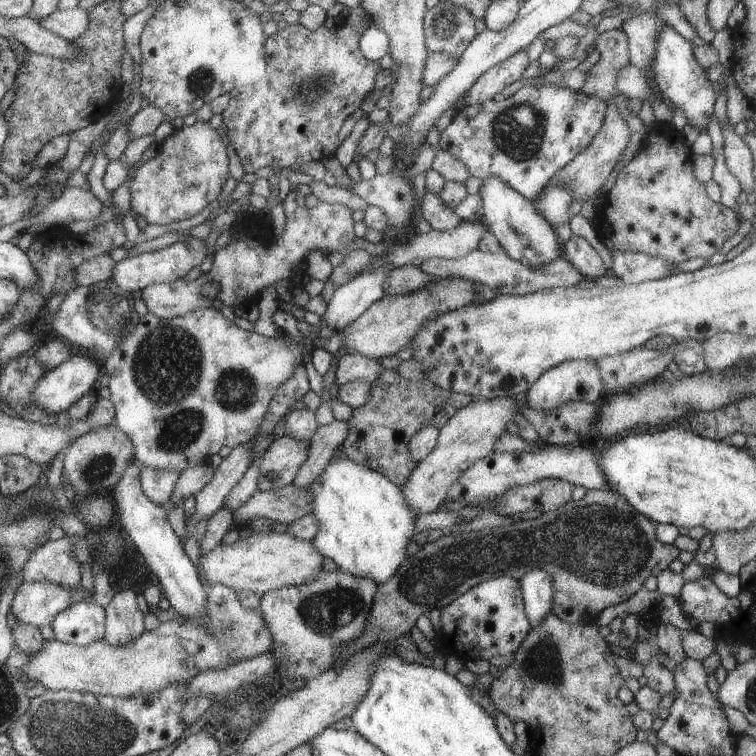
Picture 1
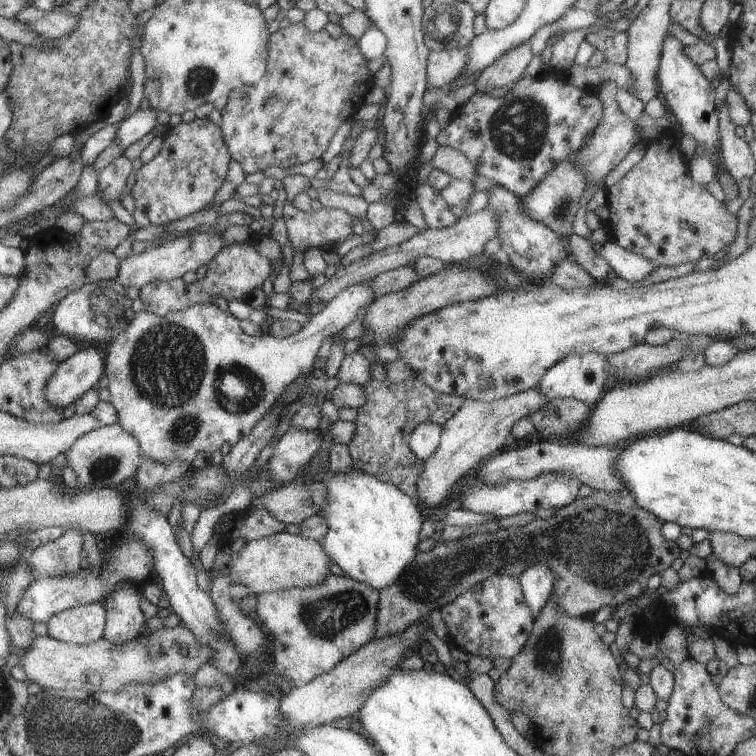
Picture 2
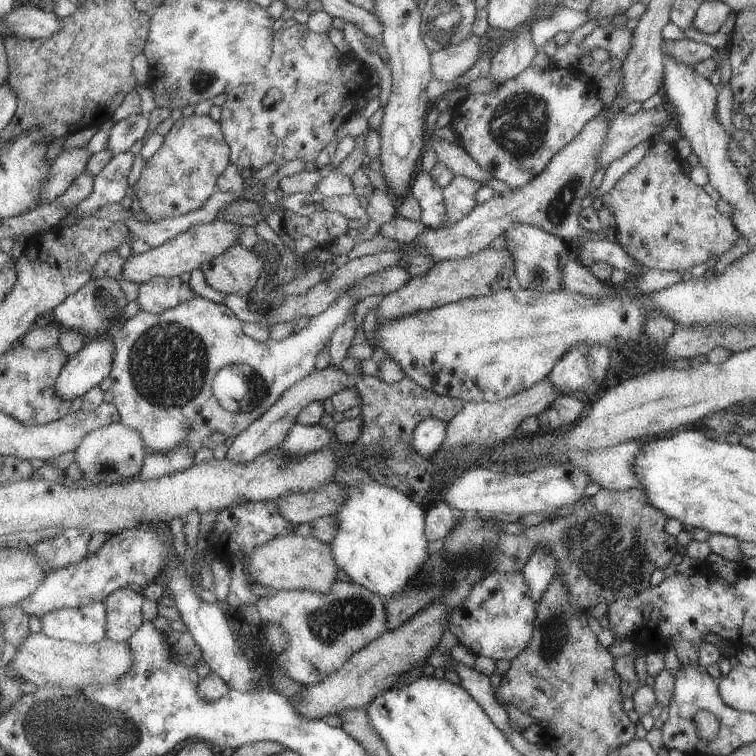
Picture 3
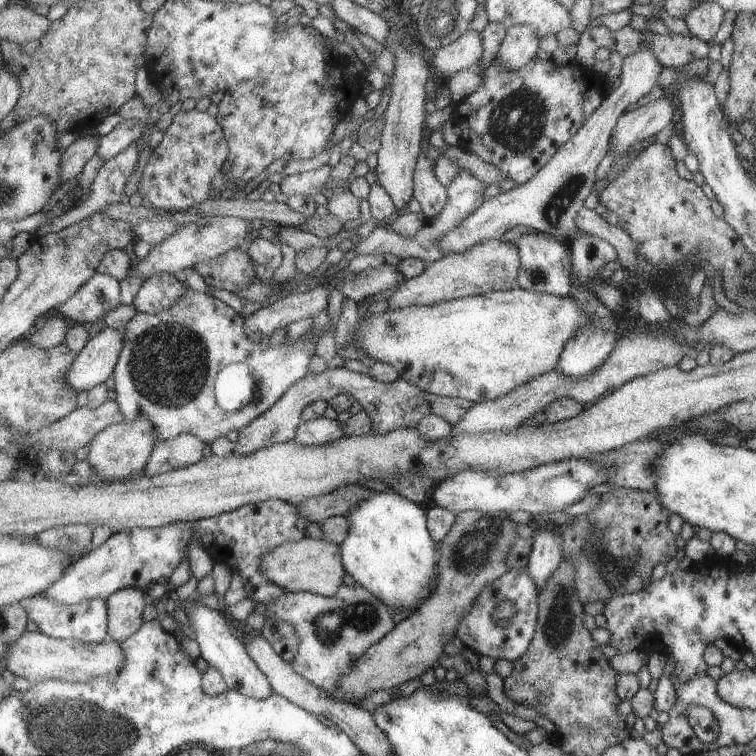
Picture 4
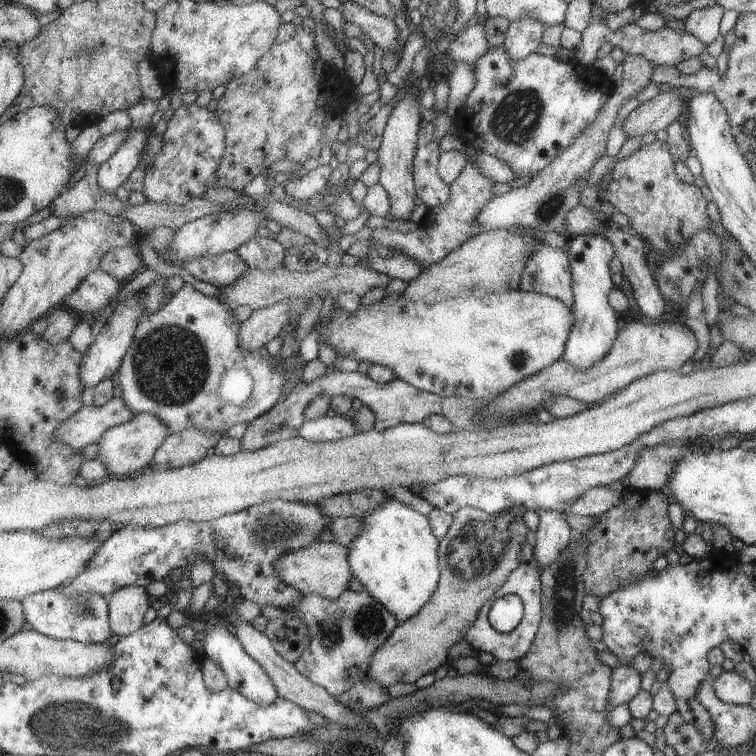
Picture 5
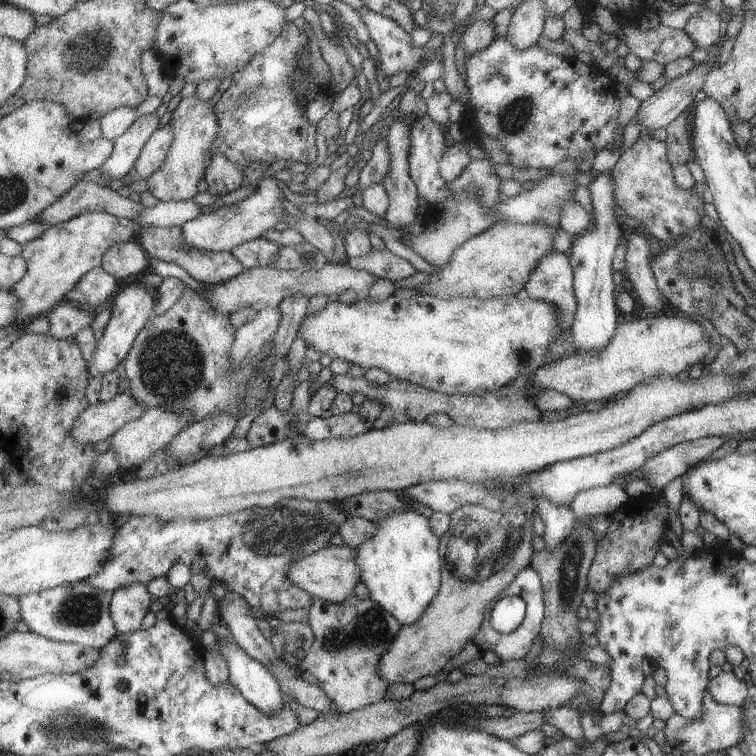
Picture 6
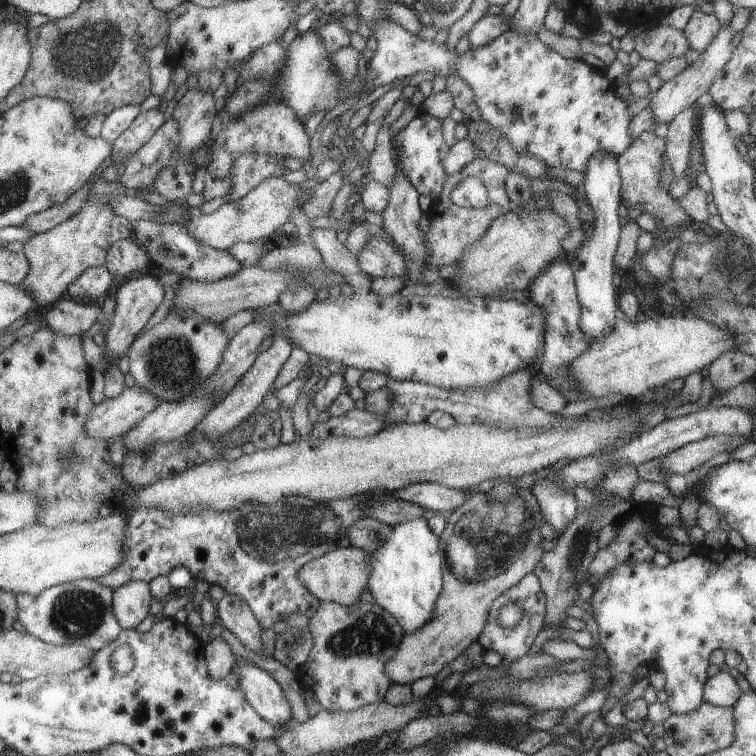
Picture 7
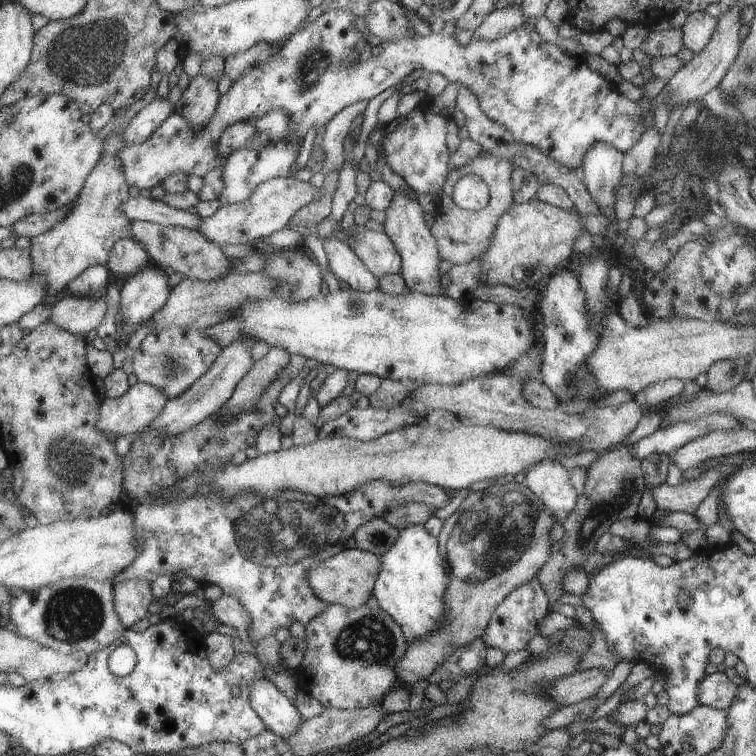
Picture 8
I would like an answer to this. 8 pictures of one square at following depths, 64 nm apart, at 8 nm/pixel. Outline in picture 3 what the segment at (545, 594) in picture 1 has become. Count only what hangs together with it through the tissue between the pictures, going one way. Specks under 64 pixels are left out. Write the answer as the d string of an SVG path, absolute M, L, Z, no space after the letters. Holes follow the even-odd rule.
M536 548L523 565L521 574L528 586L528 593L537 606L541 594L545 592L549 581L556 574L556 560L547 549Z

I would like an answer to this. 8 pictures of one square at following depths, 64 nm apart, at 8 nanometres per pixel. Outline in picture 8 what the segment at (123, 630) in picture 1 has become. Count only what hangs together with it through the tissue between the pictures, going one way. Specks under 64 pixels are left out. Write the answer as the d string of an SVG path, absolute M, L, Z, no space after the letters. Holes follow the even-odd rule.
M131 577L127 580L117 581L113 584L113 593L114 611L125 629L148 614L147 606L151 604L151 590L149 590L149 582L146 580Z

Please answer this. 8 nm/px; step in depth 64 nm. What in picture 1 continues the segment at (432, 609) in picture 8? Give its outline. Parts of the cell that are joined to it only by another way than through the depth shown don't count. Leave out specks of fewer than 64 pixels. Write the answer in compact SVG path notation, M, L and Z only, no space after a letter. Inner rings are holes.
M333 454L307 490L313 496L311 514L319 527L311 544L319 554L331 558L339 569L371 578L377 585L391 579L406 560L405 546L413 534L415 520L415 514L403 500L402 490L379 472L349 460L345 454L341 458Z

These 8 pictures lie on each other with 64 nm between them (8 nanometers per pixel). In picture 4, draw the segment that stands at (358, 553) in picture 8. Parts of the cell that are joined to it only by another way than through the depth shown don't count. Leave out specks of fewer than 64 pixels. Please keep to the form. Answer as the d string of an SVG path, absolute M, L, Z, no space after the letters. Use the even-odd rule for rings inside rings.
M310 537L295 542L286 542L262 557L260 569L277 586L287 591L309 591L324 597L336 594L346 573L340 560L340 546L337 543L315 540Z

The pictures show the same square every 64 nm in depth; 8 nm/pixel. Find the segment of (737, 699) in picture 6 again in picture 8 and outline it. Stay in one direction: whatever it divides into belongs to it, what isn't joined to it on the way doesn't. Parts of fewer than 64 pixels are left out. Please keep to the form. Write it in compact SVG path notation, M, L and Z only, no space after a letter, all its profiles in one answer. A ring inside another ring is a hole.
M724 672L706 674L696 688L698 704L725 710L735 698L735 689Z

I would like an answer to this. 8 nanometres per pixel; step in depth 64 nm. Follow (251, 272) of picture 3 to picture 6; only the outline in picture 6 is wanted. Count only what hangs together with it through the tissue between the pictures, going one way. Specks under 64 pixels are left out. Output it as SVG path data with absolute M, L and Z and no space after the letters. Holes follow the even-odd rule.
M143 225L138 228L137 233L139 233L139 242L141 242L148 257L177 264L191 278L201 282L204 286L213 286L214 284L228 281L244 269L242 264L239 264L239 261L229 251L202 252L201 249L187 247L182 237L182 230L178 226L155 227L153 225Z

